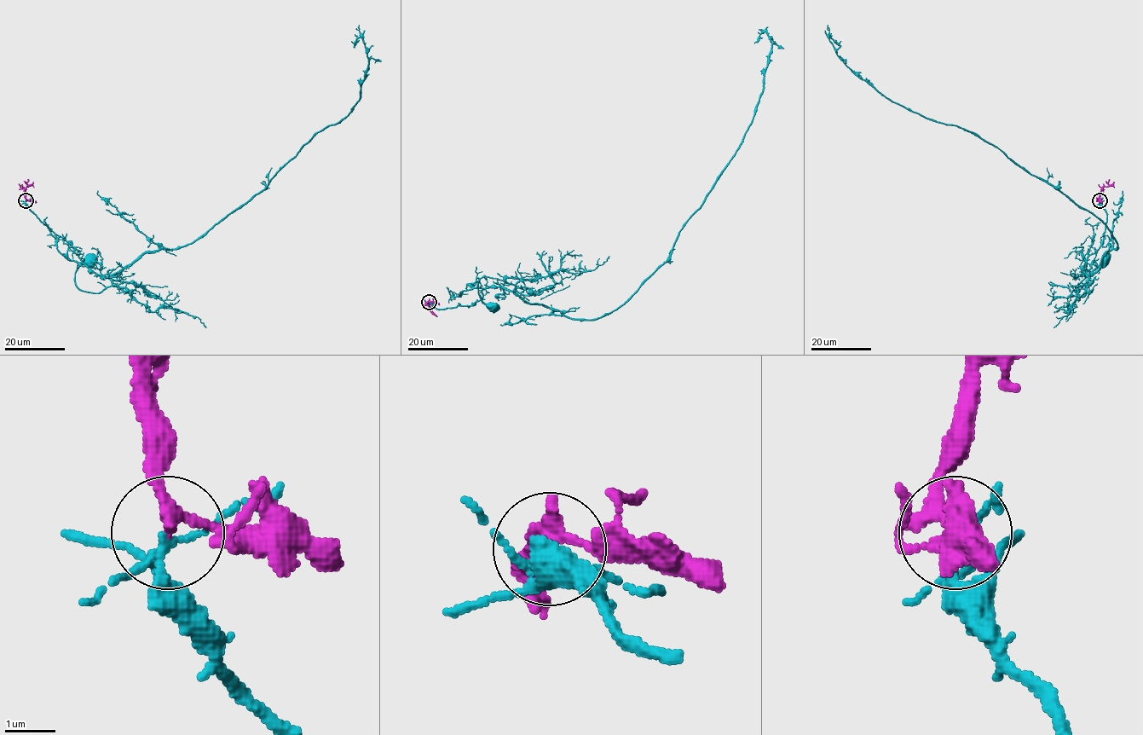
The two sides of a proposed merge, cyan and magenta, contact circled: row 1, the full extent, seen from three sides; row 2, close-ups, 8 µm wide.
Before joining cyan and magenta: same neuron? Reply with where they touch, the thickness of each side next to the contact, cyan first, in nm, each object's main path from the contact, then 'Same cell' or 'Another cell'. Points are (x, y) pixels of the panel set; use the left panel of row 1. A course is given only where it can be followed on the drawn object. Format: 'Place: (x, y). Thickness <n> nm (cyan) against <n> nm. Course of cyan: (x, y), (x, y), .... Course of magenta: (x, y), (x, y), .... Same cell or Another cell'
Place: (25, 200). Thickness 140 nm (cyan) against 170 nm. Course of cyan: (25, 200), (88, 267), (110, 280), (98, 292), (75, 283), (75, 271), (89, 261). Course of magenta: (25, 200), (25, 188), (31, 185), (33, 188). Another cell

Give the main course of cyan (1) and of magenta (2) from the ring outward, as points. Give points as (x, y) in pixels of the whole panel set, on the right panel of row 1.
1: (1099, 200), (1106, 214), (1103, 244), (1087, 257), (1084, 267), (1087, 280), (1077, 292), (1074, 291), (1105, 261)
2: (1099, 200), (1099, 194), (1105, 187), (1112, 185), (1114, 188)

